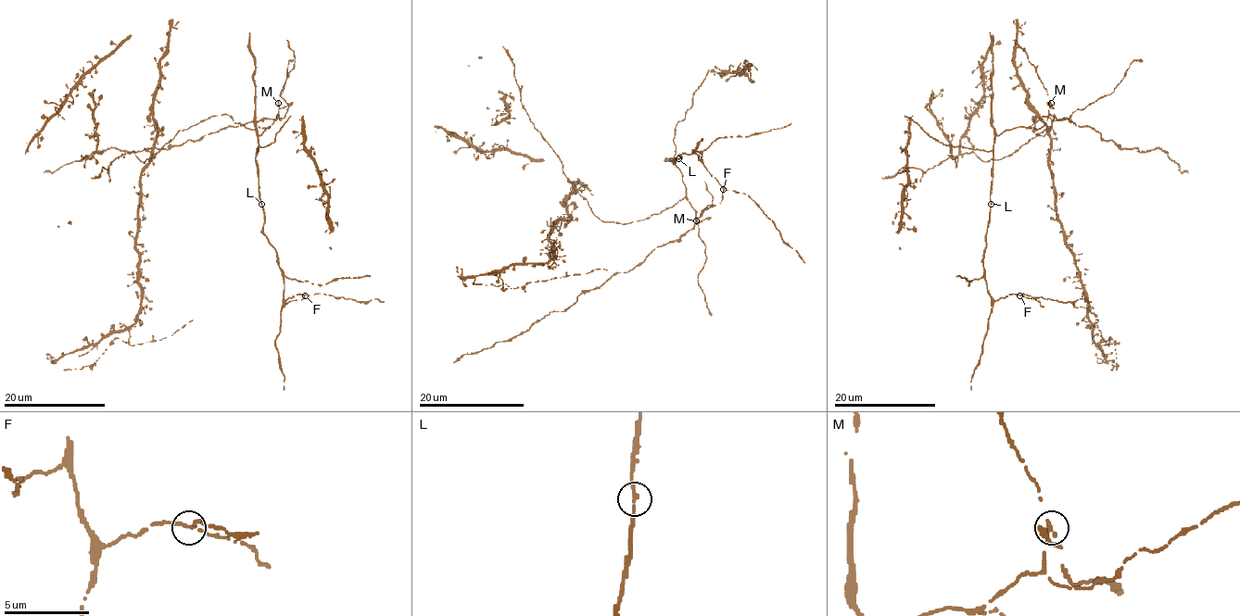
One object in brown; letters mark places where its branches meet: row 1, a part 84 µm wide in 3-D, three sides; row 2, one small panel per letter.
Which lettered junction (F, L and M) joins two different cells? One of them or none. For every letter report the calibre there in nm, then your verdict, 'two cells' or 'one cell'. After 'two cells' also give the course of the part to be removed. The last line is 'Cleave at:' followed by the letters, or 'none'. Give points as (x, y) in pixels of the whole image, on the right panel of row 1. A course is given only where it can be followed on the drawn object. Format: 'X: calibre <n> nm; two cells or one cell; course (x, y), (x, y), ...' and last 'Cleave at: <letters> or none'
F: calibre 200 nm; one cell
L: calibre 200 nm; one cell
M: calibre 200 nm; two cells; course (1050, 103), (1058, 119), (1090, 127), (1121, 149), (1146, 152), (1158, 148), (1167, 152), (1181, 172), (1187, 172)
Cleave at: M

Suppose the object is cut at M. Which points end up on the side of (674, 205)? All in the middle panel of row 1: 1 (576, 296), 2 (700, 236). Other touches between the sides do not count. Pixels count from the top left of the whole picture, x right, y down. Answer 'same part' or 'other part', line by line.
1: other part
2: same part

